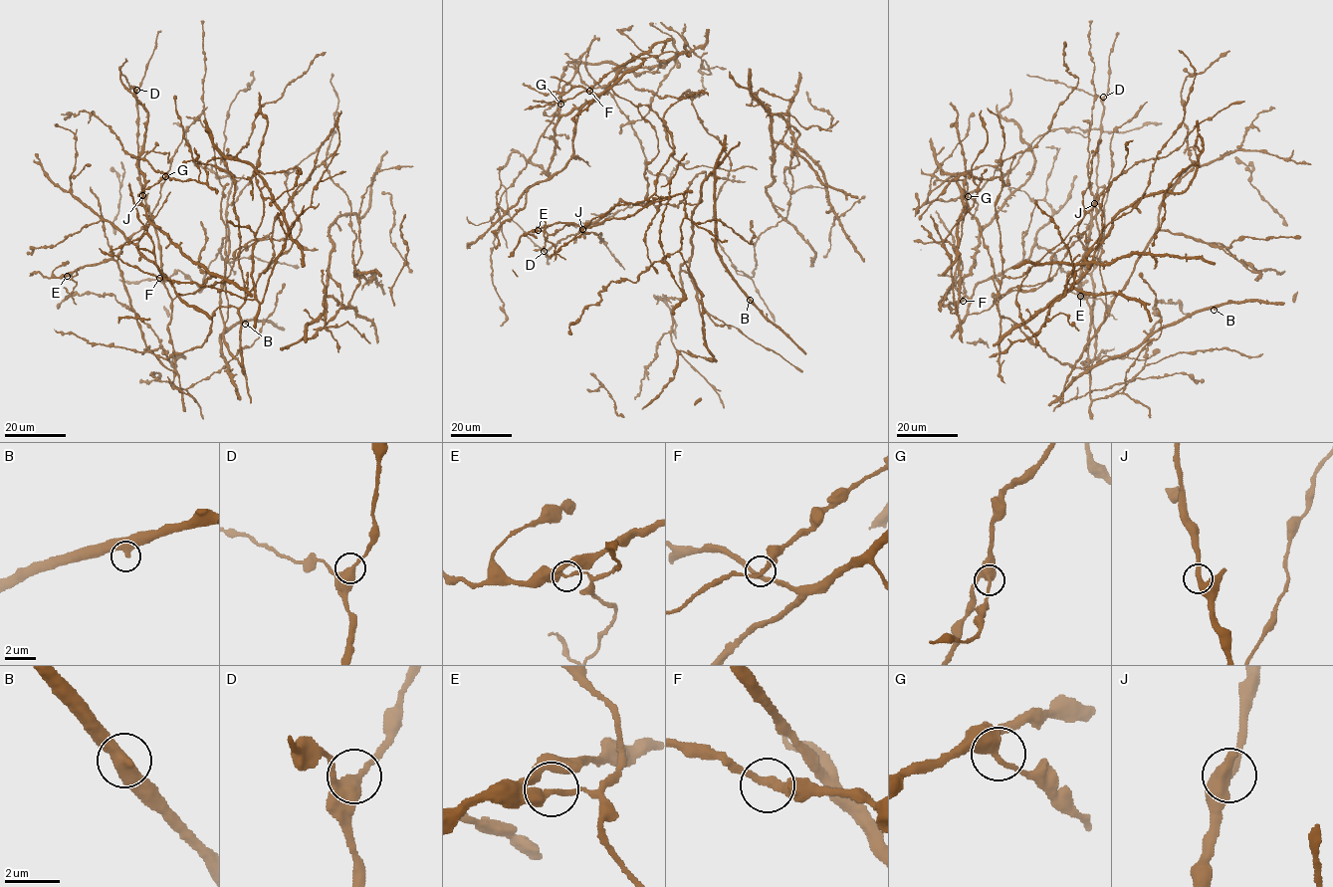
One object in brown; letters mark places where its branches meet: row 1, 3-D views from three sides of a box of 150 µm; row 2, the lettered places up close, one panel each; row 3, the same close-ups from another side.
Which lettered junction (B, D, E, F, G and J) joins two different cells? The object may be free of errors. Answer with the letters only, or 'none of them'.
E

